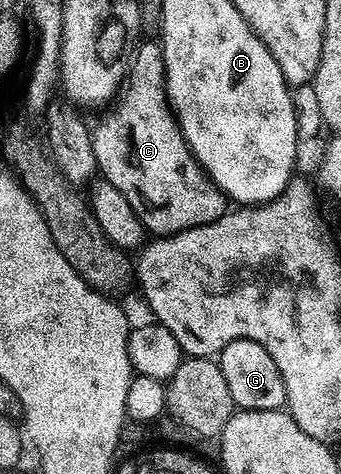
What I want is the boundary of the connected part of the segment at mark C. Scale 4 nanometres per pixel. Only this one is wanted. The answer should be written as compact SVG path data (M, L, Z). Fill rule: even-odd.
M152 40L137 45L134 69L127 75L119 100L92 130L96 169L103 181L114 184L126 196L145 231L152 236L171 236L221 218L229 209L229 199L192 155L168 104L163 45Z

